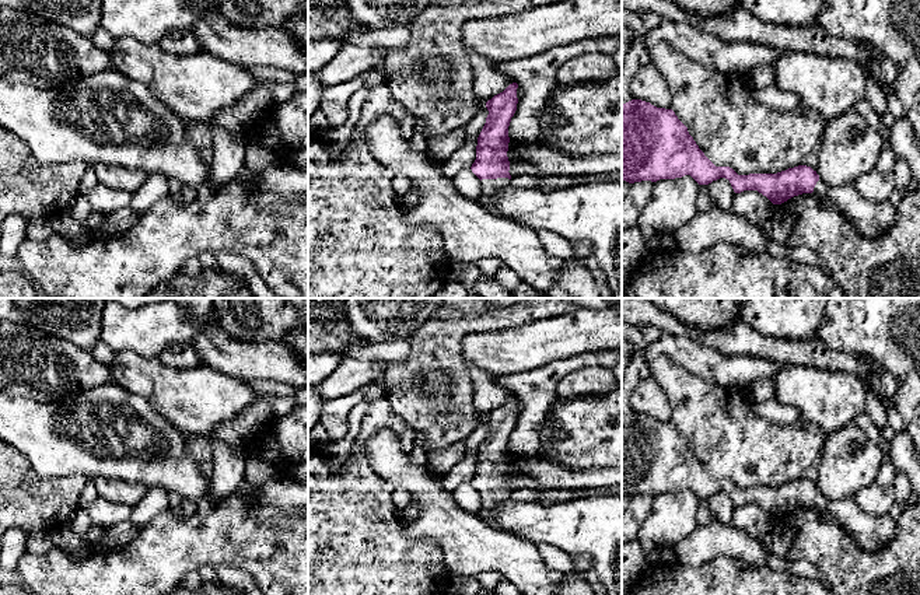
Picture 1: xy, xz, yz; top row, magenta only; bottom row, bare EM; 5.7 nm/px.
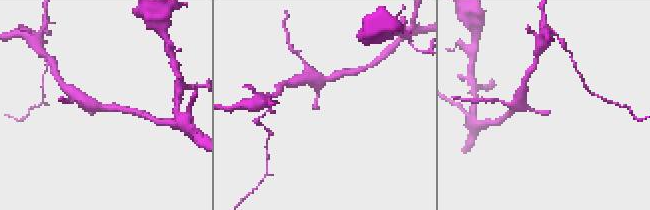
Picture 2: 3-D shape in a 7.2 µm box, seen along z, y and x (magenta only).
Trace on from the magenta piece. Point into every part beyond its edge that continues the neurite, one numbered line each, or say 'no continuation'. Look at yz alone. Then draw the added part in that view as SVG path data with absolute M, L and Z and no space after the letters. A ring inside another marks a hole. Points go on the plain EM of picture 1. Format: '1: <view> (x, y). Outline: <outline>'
1: yz (870, 532). Outline: M819 493L814 507L825 517L839 522L864 550L881 549L896 532L896 521L888 514L867 515L853 498L832 501Z

